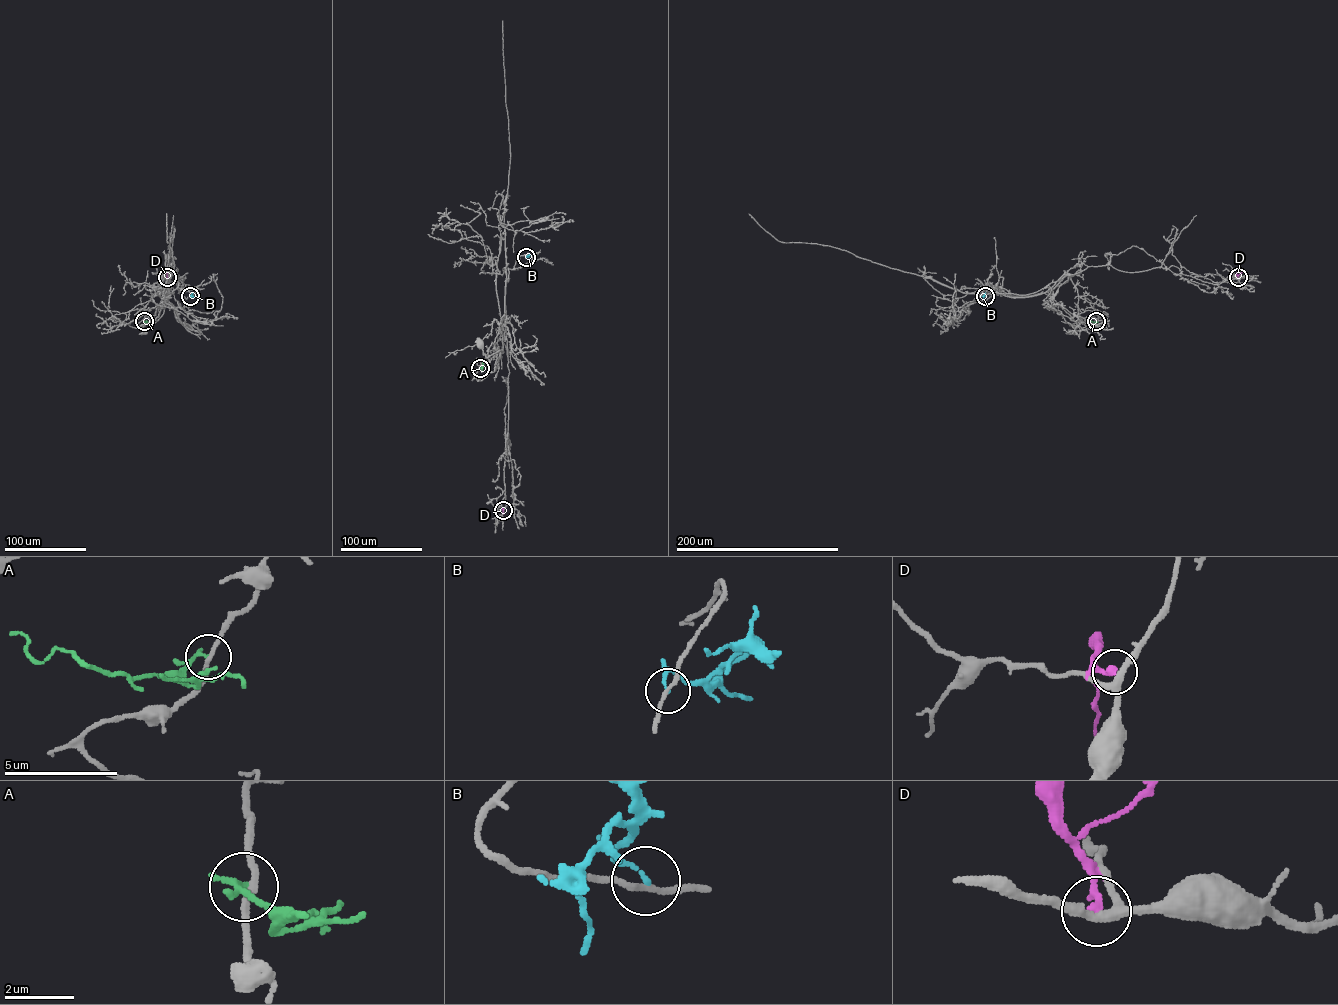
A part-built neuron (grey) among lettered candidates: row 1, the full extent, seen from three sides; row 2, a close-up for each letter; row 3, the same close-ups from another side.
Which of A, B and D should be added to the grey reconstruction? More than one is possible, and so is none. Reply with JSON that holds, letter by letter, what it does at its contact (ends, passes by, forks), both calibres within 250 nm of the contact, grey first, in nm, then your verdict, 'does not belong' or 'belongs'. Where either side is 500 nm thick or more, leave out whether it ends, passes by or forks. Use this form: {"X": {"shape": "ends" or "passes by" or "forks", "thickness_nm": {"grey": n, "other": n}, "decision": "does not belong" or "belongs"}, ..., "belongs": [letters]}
{"A": {"shape": "passes by", "thickness_nm": {"grey": 200, "other": 130}, "decision": "does not belong"}, "B": {"shape": "ends", "thickness_nm": {"grey": 170, "other": 140}, "decision": "does not belong"}, "D": {"shape": "ends", "thickness_nm": {"grey": 280, "other": 320}, "decision": "does not belong"}, "belongs": []}

